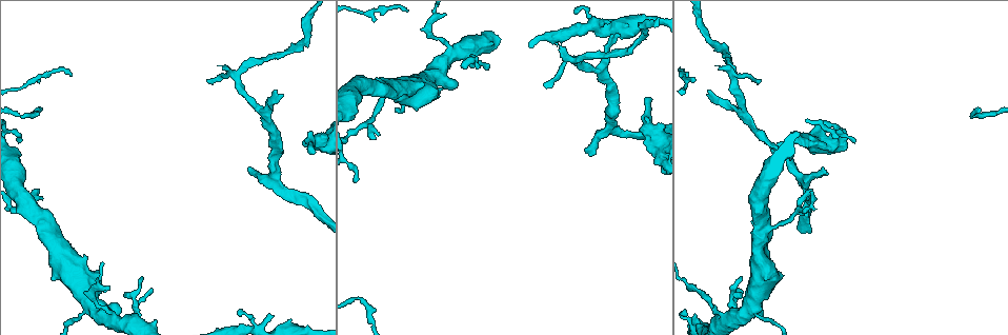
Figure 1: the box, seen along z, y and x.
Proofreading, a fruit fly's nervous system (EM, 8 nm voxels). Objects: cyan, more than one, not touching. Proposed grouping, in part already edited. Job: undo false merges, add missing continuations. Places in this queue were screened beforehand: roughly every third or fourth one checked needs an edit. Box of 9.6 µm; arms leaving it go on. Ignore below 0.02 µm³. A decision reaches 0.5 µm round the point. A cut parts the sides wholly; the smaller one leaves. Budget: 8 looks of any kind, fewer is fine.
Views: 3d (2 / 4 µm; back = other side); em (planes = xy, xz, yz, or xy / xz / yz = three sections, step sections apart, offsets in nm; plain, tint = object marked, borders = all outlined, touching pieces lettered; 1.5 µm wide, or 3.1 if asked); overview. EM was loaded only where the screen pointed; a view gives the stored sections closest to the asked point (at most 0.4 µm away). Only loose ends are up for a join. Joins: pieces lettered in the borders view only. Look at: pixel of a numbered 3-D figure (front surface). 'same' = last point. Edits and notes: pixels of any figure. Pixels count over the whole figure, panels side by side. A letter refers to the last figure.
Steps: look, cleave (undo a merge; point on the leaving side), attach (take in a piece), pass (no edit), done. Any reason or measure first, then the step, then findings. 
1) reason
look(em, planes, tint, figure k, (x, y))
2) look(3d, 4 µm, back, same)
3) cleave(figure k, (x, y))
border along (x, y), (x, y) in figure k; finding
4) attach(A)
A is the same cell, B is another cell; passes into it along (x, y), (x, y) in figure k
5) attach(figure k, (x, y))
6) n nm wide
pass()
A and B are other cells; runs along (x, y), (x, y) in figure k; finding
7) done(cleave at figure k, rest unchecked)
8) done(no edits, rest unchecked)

branch stops here
look(3d, 4 µm, figure 1, (315, 150))

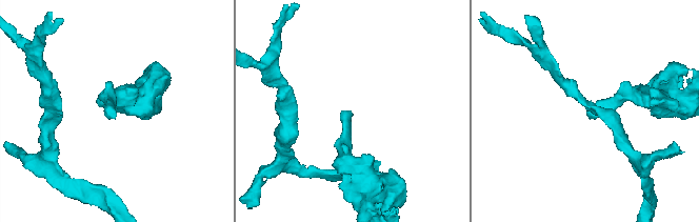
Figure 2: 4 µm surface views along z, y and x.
look(em, planes, borders, figure 2, (115, 113))

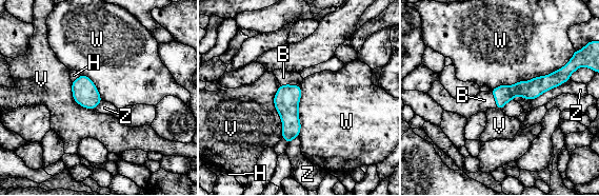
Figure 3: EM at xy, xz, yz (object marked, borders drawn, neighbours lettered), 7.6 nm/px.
attach(B)
B is the same cell, H, V, W and Z are other cells; passes into it along (286, 99), (290, 84), (283, 77) in figure 3; the neuron continues

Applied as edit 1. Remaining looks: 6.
see it whole again
look(overview)

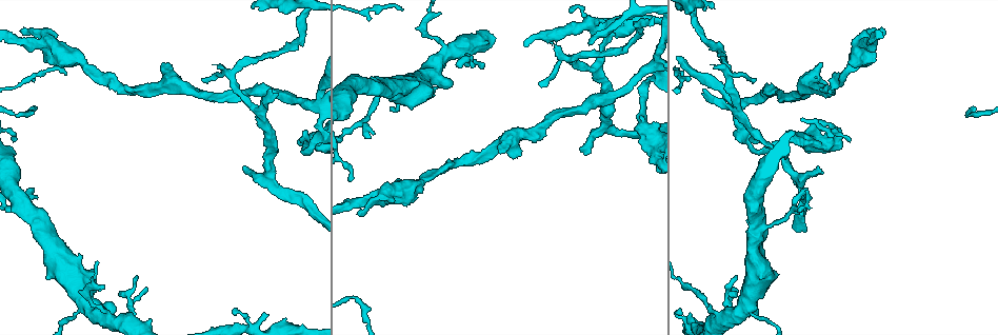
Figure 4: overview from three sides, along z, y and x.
free end
look(em, planes, tint, figure 4, (266, 317))

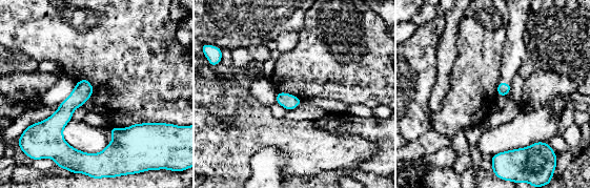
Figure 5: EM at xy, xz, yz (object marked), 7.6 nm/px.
look(em, planes, borders, same)

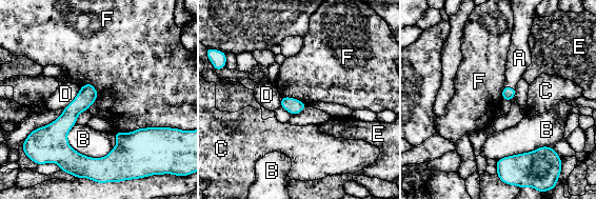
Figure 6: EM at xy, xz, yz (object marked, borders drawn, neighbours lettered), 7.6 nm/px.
F touches over 380 nm
attach(A)
A is the same cell, B, C, D, E and F are other cells; passes into it along (508, 94), (510, 87), (519, 58) in figure 6; it goes on there

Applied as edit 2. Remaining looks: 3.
branch stops here
look(em, planes, plain, figure 4, (554, 45))

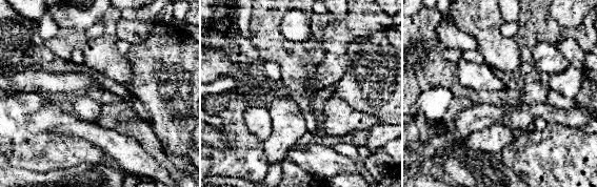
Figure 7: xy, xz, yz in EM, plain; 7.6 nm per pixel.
what lies round it
look(em, planes, borders, same)

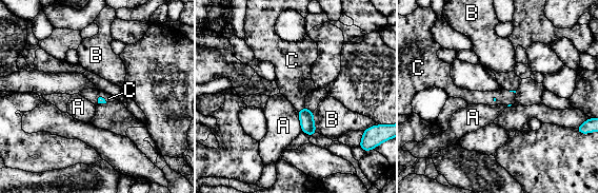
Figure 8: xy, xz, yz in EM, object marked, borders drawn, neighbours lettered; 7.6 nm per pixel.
attach(C)
C is the same cell, A and B are other cells; the neuron continues

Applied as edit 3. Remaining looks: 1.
done(attach at figure 3, attach at figure 6, attach at figure 8, rest unchecked)

